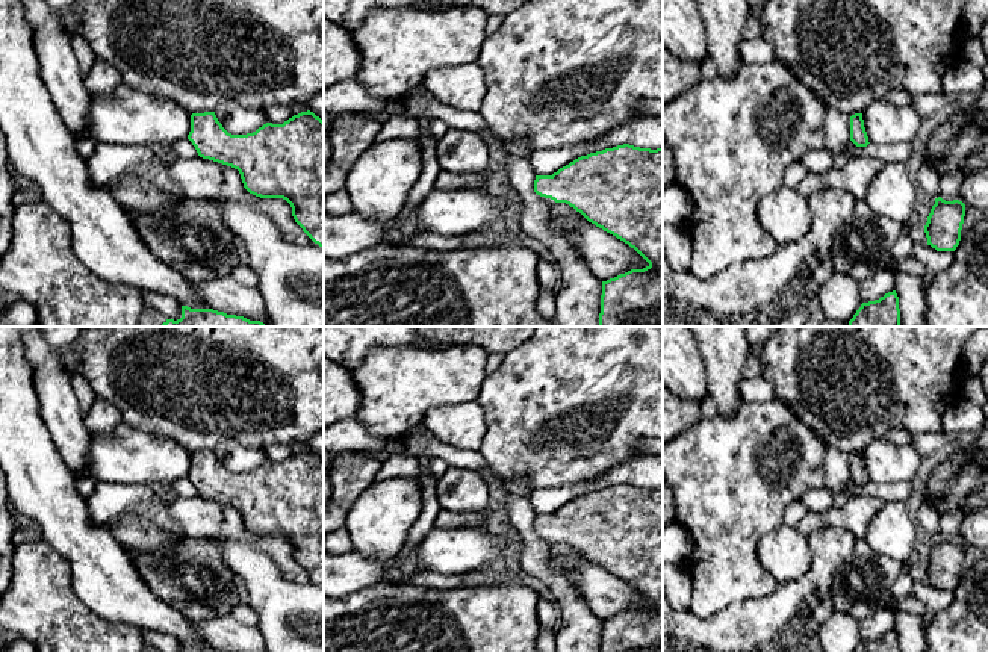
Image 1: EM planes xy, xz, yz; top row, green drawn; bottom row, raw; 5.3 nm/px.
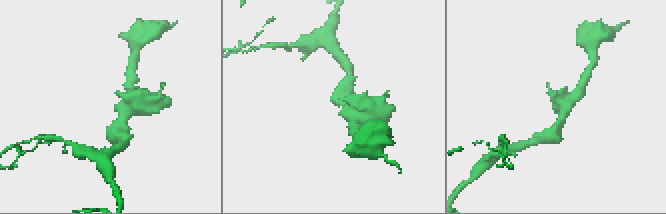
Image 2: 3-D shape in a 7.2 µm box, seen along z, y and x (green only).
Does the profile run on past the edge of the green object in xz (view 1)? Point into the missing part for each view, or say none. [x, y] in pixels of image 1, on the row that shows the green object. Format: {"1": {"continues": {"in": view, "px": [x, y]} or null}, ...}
{"1": {"continues": null}}

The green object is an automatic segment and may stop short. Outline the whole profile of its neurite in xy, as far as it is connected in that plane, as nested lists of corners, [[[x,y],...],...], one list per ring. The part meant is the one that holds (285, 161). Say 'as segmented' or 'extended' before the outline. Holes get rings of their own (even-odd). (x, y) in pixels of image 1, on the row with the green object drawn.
as segmented | [[[307,110],[283,124],[266,123],[253,133],[231,135],[215,112],[192,113],[188,139],[200,157],[238,169],[250,194],[286,200],[295,222],[324,247],[324,121],[319,116]]]

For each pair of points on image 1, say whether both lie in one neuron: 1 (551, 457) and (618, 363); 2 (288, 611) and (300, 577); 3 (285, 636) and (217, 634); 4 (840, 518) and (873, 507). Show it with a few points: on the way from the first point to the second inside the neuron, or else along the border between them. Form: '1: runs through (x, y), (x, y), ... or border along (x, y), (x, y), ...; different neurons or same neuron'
1: runs through (551, 434), (595, 386); same neuron
2: border along (273, 558), (288, 580), (307, 583); different neurons
3: border along (256, 627), (262, 636); different neurons
4: runs through (848, 518), (855, 516), (866, 507); same neuron

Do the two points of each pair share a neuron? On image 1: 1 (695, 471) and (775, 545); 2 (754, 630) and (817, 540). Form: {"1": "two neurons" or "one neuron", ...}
{"1": "two neurons", "2": "one neuron"}

